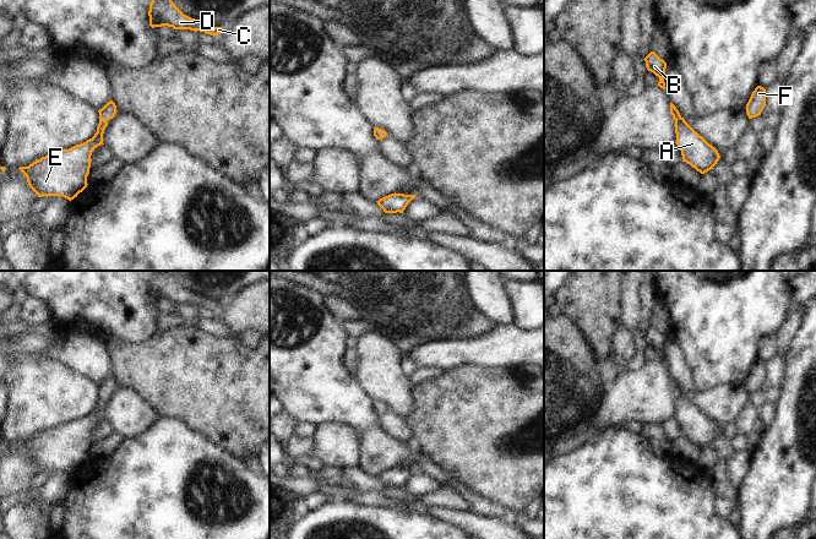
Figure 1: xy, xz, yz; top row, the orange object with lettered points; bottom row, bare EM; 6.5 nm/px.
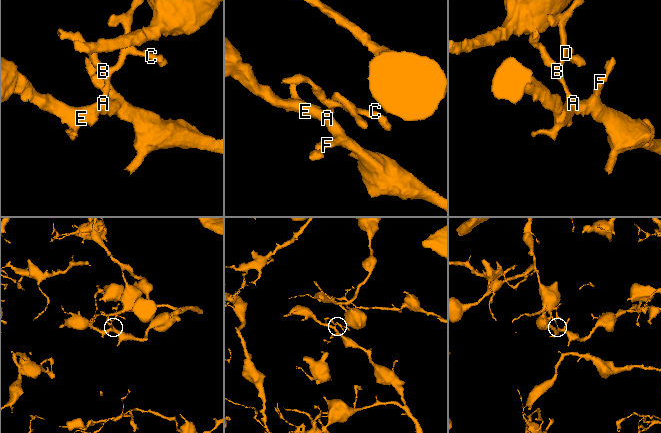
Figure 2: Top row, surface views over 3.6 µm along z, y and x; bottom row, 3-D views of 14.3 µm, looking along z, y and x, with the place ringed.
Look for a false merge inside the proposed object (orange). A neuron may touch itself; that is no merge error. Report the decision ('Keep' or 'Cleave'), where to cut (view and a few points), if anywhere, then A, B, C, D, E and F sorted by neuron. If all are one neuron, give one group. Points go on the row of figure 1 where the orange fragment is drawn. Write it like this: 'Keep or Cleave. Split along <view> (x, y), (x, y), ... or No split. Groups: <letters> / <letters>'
Keep. No split. Groups: A B C D E F.

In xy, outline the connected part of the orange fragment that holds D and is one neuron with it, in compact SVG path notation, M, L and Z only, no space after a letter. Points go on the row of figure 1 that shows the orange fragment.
M152 0L148 16L149 26L152 28L168 26L174 29L200 31L213 37L221 34L223 31L223 27L210 26L202 21L184 15L172 0Z

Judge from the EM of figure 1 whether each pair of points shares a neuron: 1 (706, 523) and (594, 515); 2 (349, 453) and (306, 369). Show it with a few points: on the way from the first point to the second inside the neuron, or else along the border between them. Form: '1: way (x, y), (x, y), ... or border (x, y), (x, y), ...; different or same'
1: way (678, 523), (623, 523); same
2: border (317, 425), (347, 423), (362, 433); different

